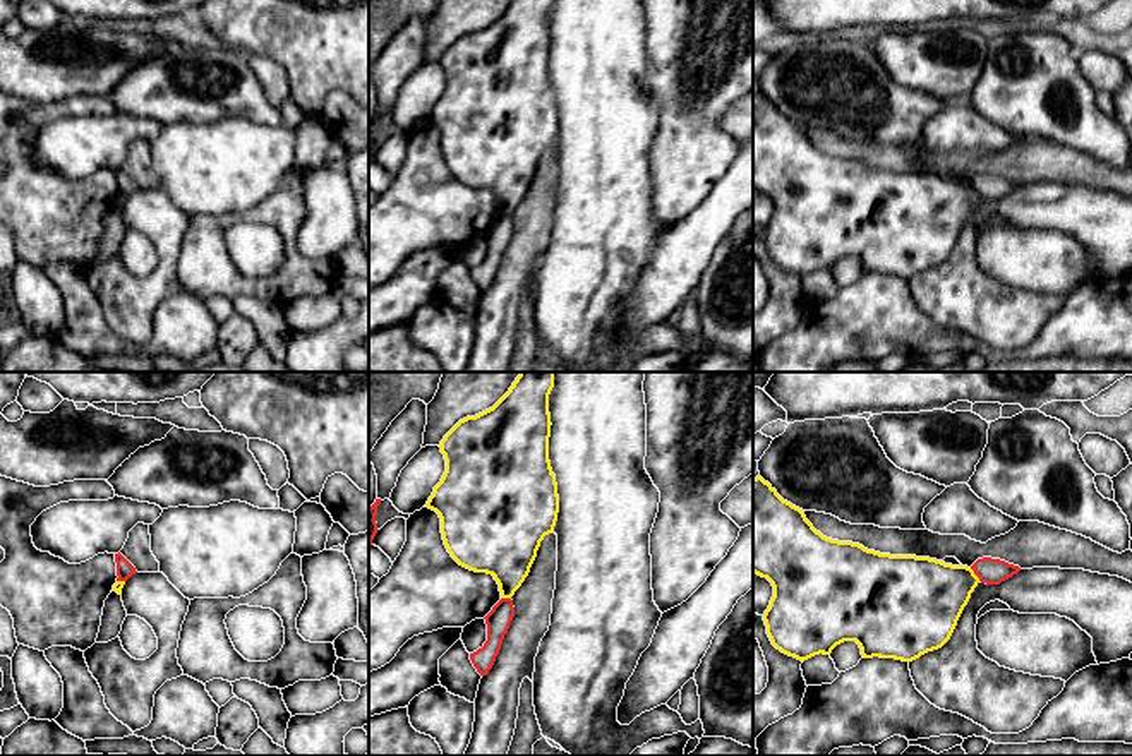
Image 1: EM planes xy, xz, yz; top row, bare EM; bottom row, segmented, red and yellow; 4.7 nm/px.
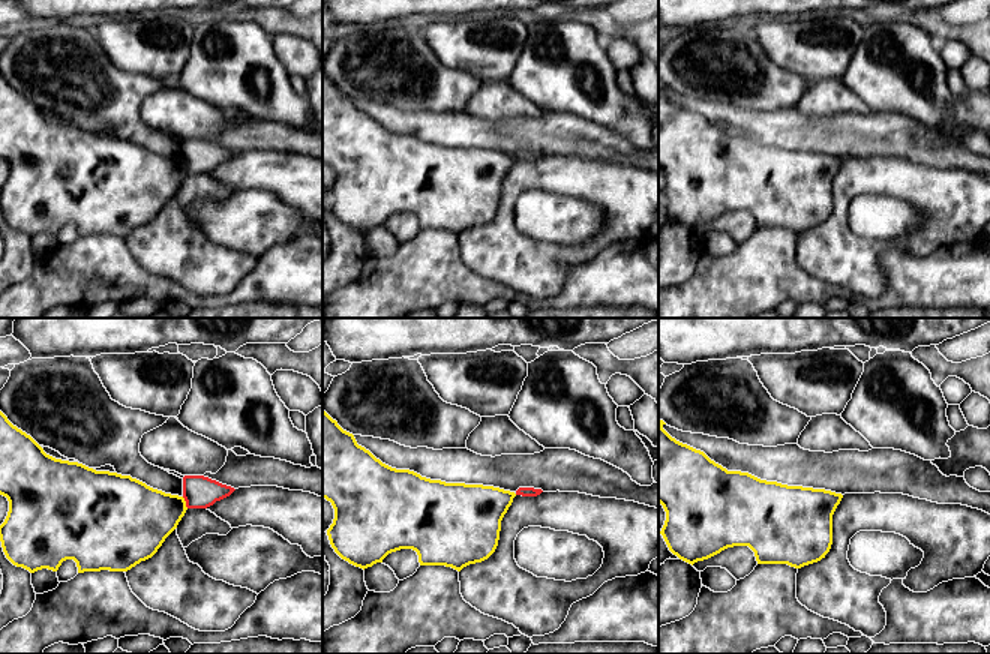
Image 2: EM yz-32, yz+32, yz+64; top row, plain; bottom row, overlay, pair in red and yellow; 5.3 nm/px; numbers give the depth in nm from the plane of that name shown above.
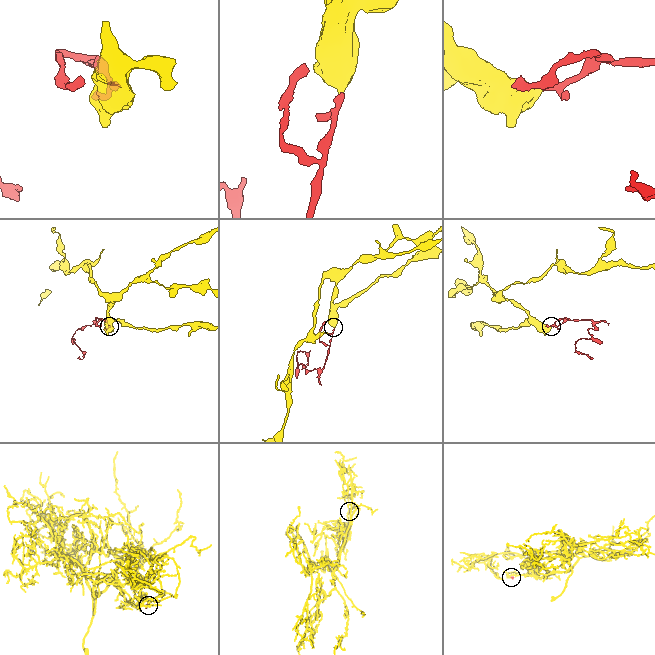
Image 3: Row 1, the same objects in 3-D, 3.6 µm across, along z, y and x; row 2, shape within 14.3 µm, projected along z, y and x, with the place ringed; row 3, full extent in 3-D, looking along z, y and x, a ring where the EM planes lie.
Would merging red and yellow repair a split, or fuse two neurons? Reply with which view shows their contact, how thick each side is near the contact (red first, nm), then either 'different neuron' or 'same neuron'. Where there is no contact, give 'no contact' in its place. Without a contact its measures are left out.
contact in yz; calibres 130 and 340 nm; different neuron

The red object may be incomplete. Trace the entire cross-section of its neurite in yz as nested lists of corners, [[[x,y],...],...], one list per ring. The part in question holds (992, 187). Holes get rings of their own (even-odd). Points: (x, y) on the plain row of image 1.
[[[991,173],[978,175],[971,185],[979,194],[979,197],[986,201],[1000,201],[1021,187],[1019,182]]]

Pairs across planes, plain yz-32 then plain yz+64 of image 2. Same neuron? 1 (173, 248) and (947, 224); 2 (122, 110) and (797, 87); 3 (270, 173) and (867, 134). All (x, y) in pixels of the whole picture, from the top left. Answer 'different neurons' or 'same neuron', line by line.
1: same neuron
2: same neuron
3: different neurons

